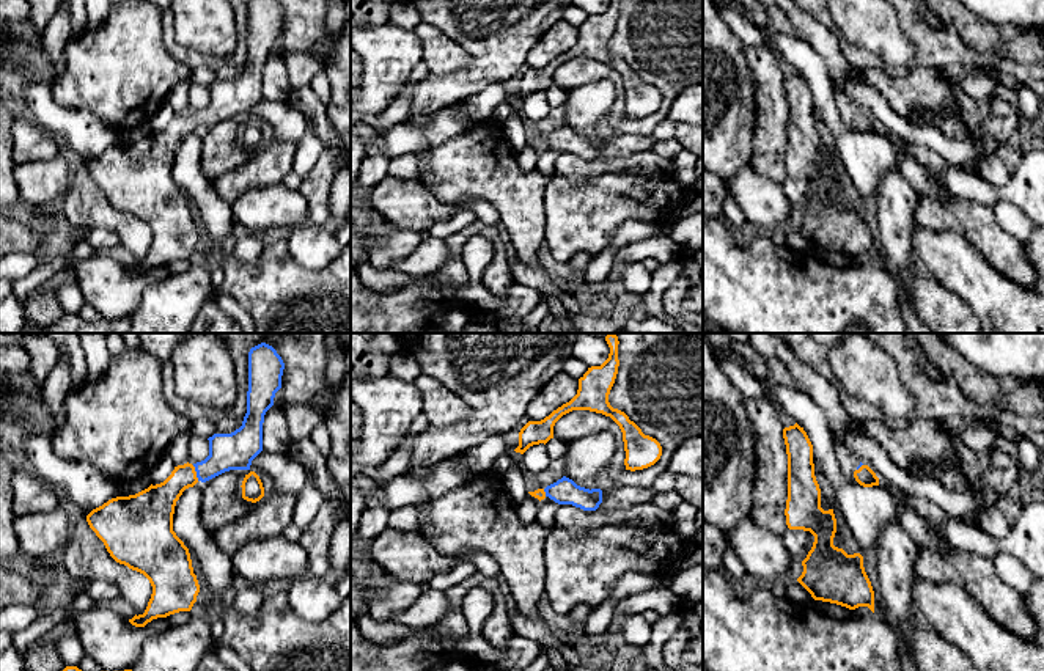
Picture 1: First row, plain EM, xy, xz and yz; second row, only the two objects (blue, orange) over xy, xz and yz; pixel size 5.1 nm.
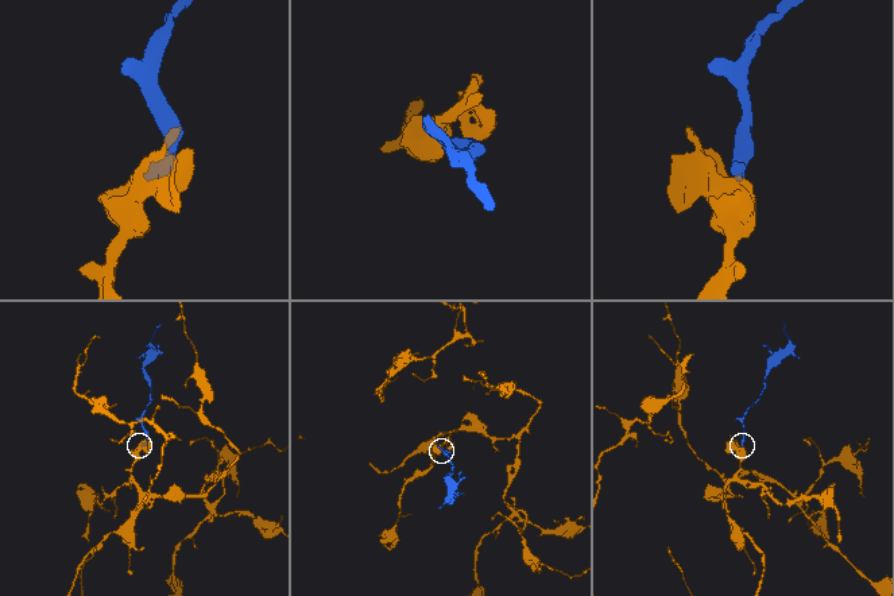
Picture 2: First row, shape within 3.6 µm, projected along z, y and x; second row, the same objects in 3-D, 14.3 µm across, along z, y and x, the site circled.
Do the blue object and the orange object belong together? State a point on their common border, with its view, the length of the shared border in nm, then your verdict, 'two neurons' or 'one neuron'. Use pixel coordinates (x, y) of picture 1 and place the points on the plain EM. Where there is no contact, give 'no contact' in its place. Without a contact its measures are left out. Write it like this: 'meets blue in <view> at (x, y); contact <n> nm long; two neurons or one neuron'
meets blue in xy at (197, 121); contact 90 nm long; one neuron

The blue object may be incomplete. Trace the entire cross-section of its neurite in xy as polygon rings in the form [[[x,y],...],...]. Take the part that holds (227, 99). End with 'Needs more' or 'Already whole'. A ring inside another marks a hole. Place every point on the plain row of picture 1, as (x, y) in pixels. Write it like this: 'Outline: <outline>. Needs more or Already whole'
Outline: [[[248,0],[247,61],[242,74],[231,82],[209,85],[209,104],[204,108],[178,113],[164,130],[151,132],[135,143],[112,146],[86,163],[90,176],[104,190],[110,204],[143,222],[153,234],[145,261],[129,267],[132,273],[145,275],[153,267],[190,259],[197,250],[200,233],[193,222],[190,201],[173,179],[176,149],[186,137],[193,135],[198,129],[206,130],[230,118],[250,118],[252,108],[263,99],[264,63],[274,53],[275,41],[281,36],[283,17],[285,11],[277,0]]]. Needs more

